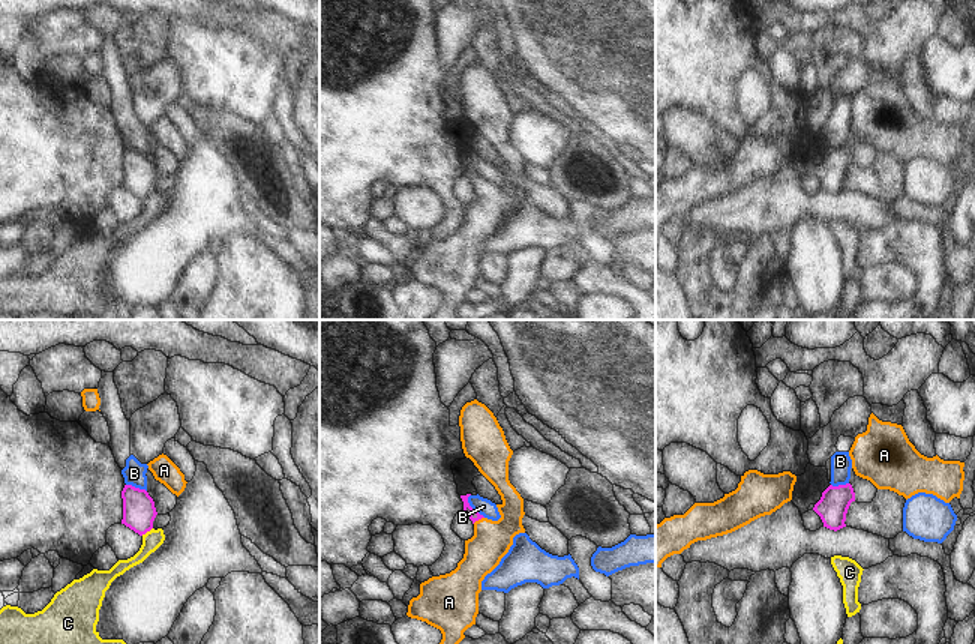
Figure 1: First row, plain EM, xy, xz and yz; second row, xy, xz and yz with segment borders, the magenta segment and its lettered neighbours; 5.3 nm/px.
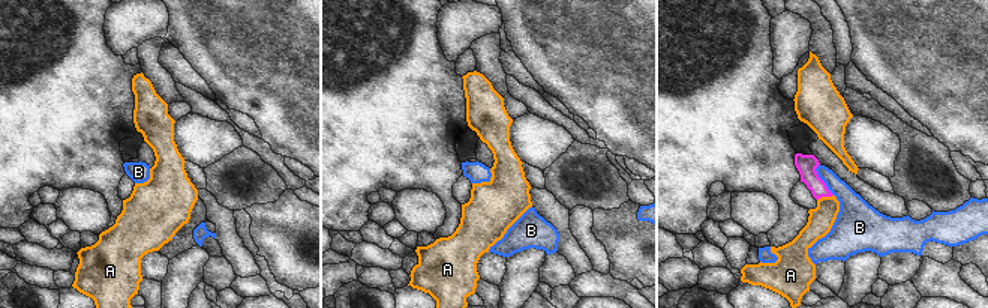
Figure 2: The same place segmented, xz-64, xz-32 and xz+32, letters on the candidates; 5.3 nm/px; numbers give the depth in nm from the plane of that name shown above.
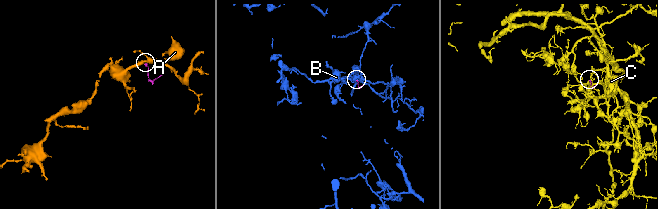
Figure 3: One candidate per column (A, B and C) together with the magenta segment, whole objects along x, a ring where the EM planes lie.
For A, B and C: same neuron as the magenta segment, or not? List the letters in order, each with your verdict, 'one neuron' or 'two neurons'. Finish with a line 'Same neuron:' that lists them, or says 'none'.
A: one neuron
B: two neurons
C: two neurons
Same neuron: A

